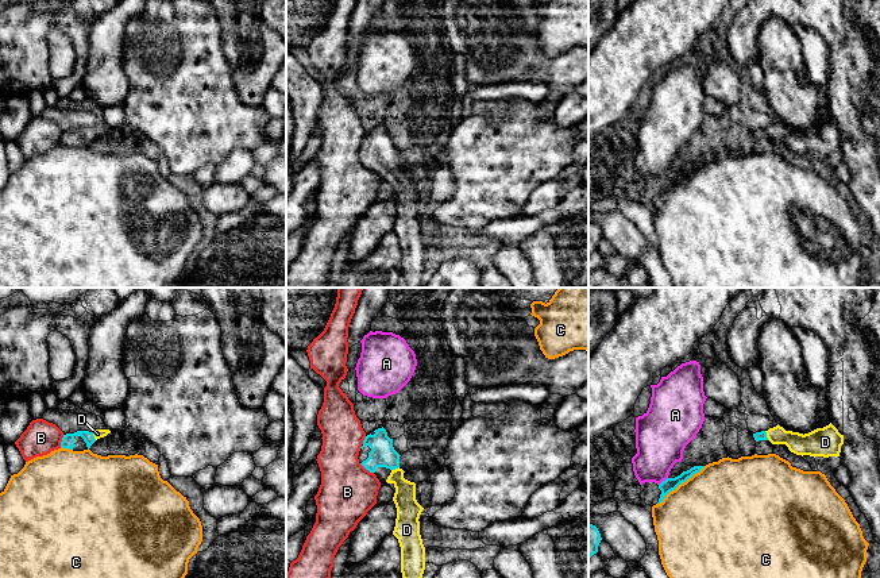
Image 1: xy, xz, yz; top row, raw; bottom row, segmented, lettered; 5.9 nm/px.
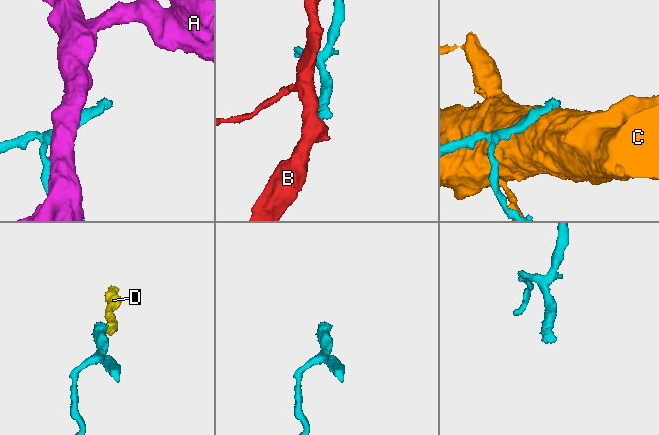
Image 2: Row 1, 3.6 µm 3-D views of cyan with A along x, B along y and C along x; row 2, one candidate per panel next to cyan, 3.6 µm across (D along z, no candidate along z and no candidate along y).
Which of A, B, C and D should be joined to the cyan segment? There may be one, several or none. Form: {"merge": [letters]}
{"merge": ["D"]}

